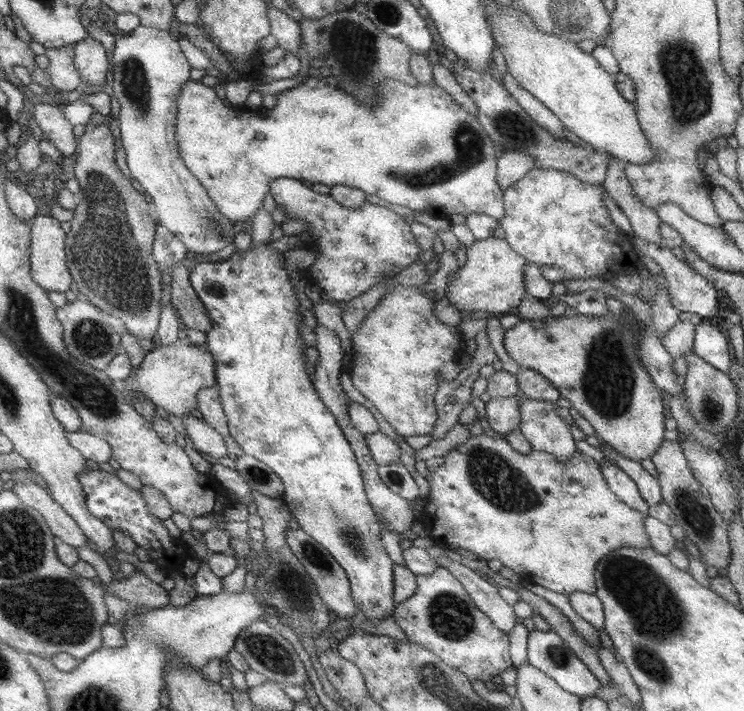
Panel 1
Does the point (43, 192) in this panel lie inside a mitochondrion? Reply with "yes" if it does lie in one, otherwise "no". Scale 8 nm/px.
no

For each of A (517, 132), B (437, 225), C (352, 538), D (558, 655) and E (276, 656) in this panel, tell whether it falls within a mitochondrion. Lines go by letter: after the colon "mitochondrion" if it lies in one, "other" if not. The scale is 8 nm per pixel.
A: mitochondrion
B: other
C: mitochondrion
D: mitochondrion
E: mitochondrion

